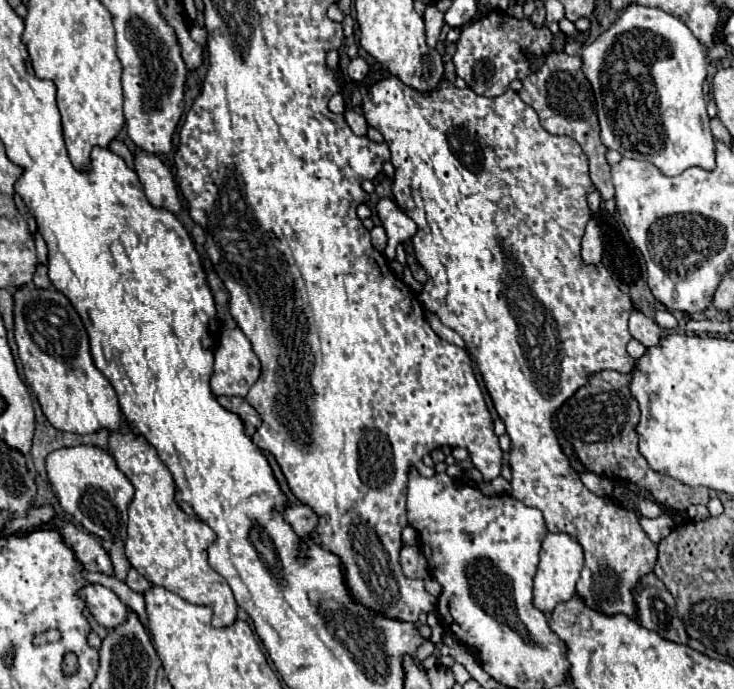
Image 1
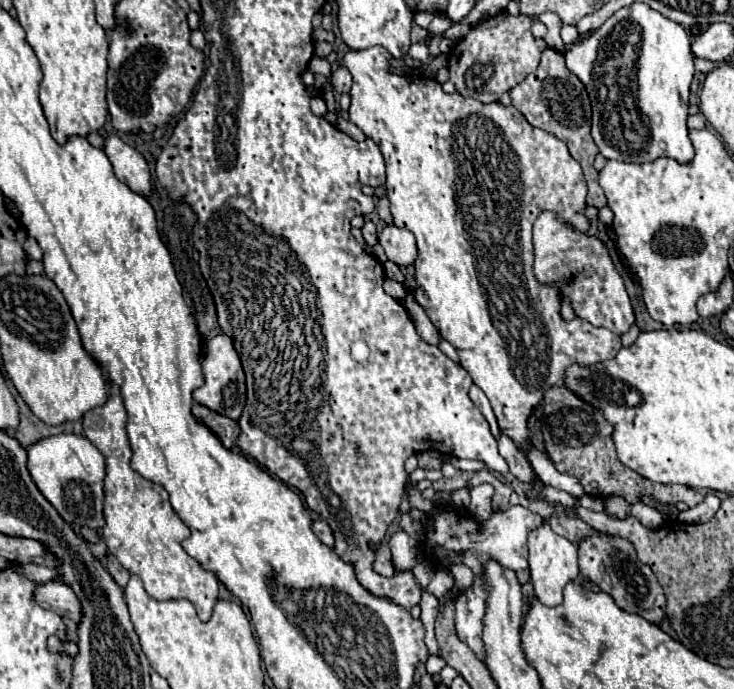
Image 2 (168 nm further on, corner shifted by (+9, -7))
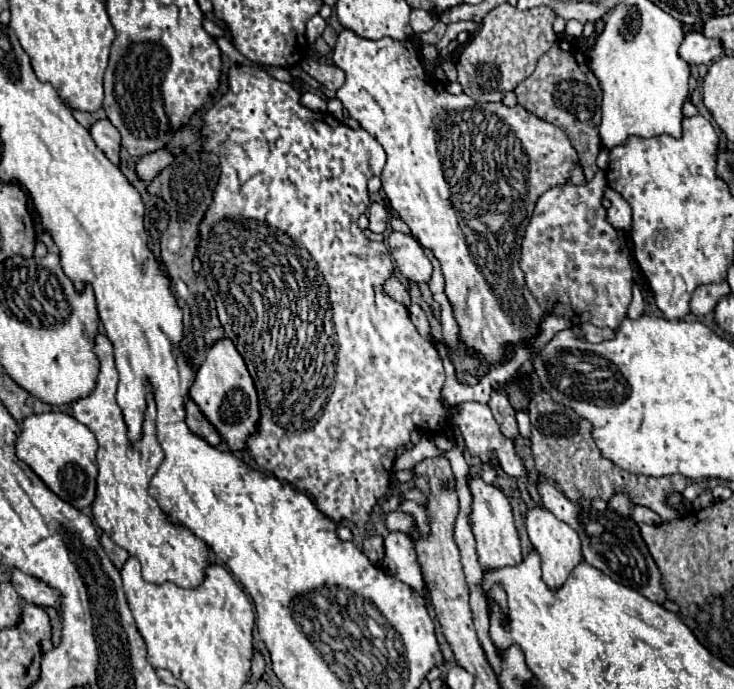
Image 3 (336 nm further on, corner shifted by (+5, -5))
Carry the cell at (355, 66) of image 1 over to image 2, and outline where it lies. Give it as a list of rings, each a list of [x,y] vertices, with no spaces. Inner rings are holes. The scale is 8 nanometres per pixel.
[[[336,67],[332,71],[332,87],[334,91],[338,91],[340,95],[342,93],[348,93],[350,91],[350,85],[352,85],[352,75],[346,67]]]

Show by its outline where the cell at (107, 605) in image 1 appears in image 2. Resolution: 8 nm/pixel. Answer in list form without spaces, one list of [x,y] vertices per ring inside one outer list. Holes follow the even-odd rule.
[[[48,581],[48,583],[36,585],[34,601],[48,611],[54,611],[62,617],[70,617],[76,623],[82,617],[82,609],[80,609],[80,601],[78,601],[76,593],[58,581]]]

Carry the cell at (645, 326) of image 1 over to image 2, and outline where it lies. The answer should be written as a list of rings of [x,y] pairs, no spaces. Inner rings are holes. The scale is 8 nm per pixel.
[[[544,211],[534,223],[534,273],[542,285],[556,285],[562,297],[570,299],[574,313],[596,325],[622,335],[634,323],[634,311],[624,281],[616,271],[606,245],[594,235],[572,229],[558,221],[556,213]]]

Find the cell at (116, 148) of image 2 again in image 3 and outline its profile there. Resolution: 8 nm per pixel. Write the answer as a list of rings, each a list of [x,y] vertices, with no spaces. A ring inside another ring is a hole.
[[[102,119],[90,127],[90,135],[94,137],[96,145],[104,151],[104,155],[114,165],[120,165],[120,133],[118,133],[118,129],[108,119]]]

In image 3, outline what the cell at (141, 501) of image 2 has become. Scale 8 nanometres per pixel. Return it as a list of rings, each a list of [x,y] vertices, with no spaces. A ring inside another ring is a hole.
[[[102,333],[96,337],[96,355],[100,359],[100,375],[96,389],[92,391],[90,397],[78,399],[70,405],[74,419],[86,425],[98,439],[98,455],[96,455],[98,489],[96,489],[96,503],[92,505],[94,519],[98,527],[116,545],[126,549],[132,557],[136,557],[142,563],[142,577],[148,583],[162,585],[166,581],[172,581],[184,589],[196,589],[202,585],[206,577],[204,569],[210,565],[208,547],[188,529],[170,525],[158,501],[148,493],[150,479],[164,459],[164,453],[160,451],[160,445],[156,441],[154,401],[148,399],[142,439],[138,441],[136,447],[130,449],[126,439],[126,423],[116,403],[118,371],[114,367],[114,353],[110,341]]]

